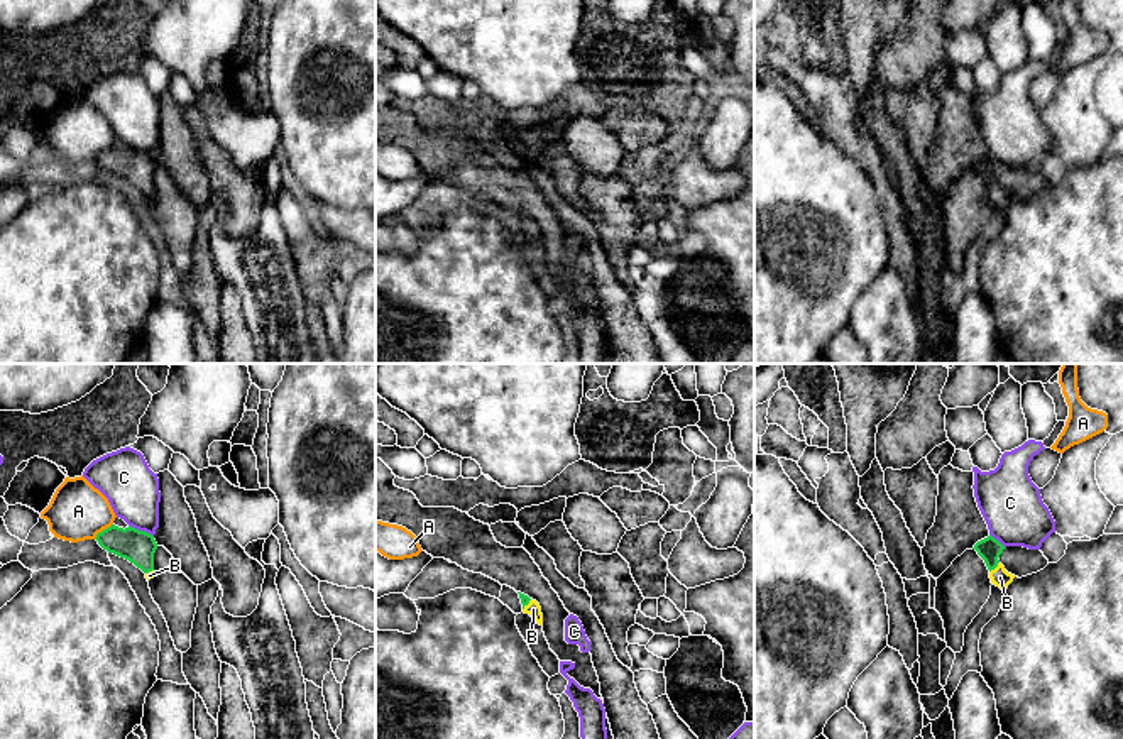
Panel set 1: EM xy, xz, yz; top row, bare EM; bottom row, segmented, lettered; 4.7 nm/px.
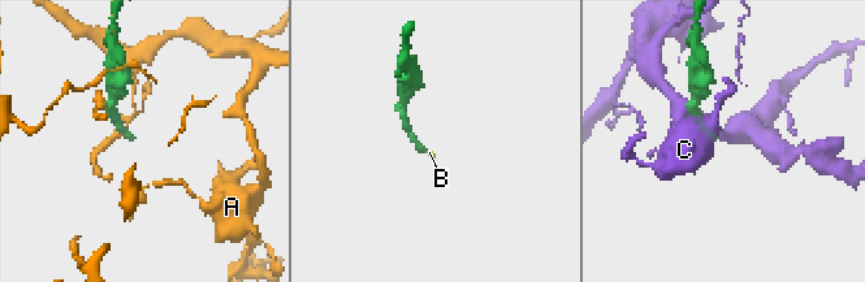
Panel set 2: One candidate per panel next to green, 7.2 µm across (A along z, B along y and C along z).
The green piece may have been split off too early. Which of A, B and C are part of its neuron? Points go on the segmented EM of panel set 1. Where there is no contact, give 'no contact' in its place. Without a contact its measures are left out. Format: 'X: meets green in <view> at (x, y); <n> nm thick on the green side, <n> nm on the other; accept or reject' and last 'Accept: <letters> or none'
A: meets green in xy at (104, 530); 160 nm thick on the green side, 280 nm on the other; reject
B: meets green in yz at (995, 567); 110 nm thick on the green side, 90 nm on the other; accept
C: meets green in xy at (141, 531); 160 nm thick on the green side, 260 nm on the other; reject
Accept: B

